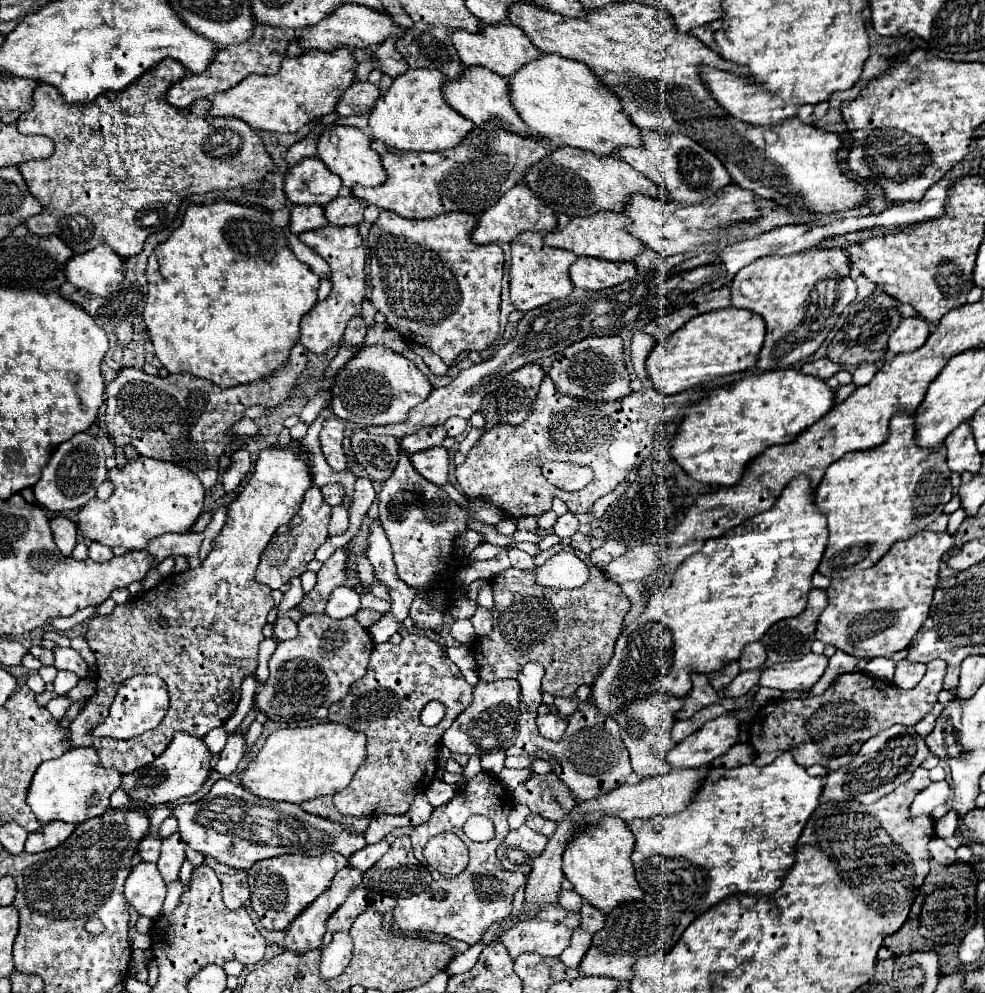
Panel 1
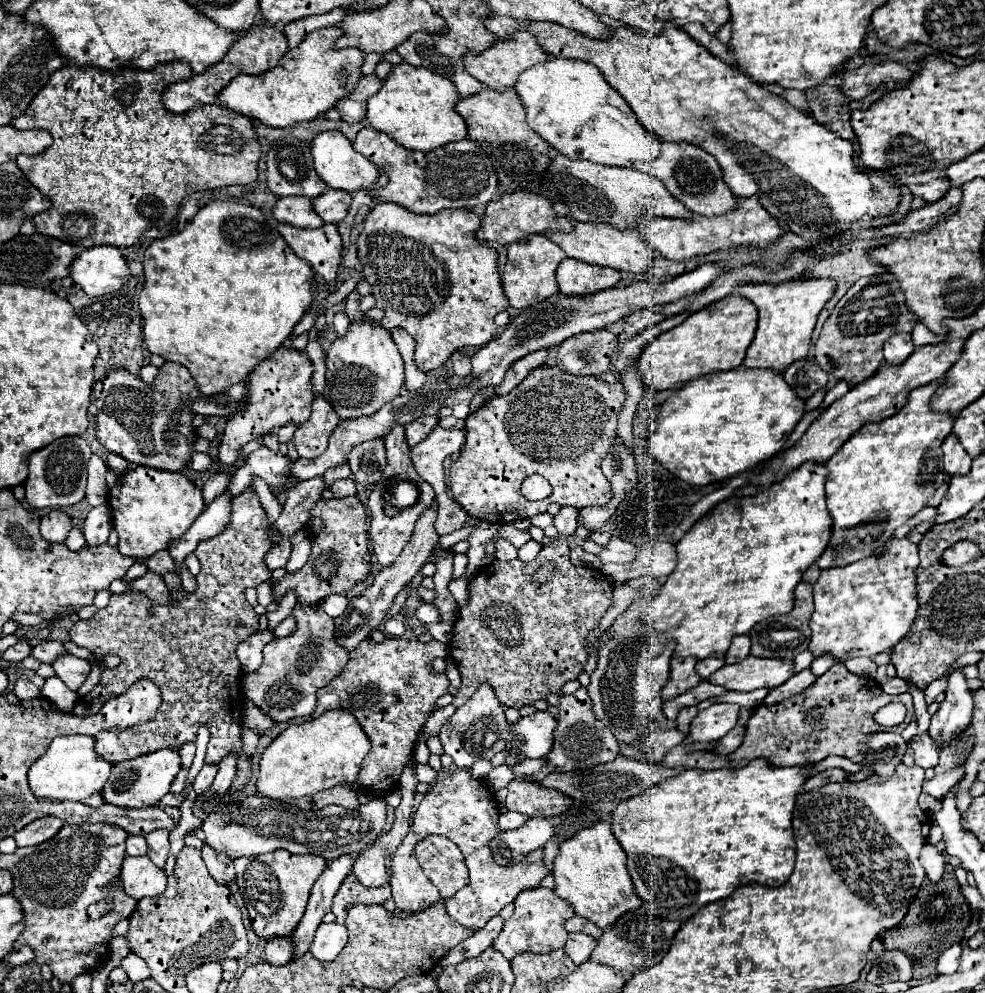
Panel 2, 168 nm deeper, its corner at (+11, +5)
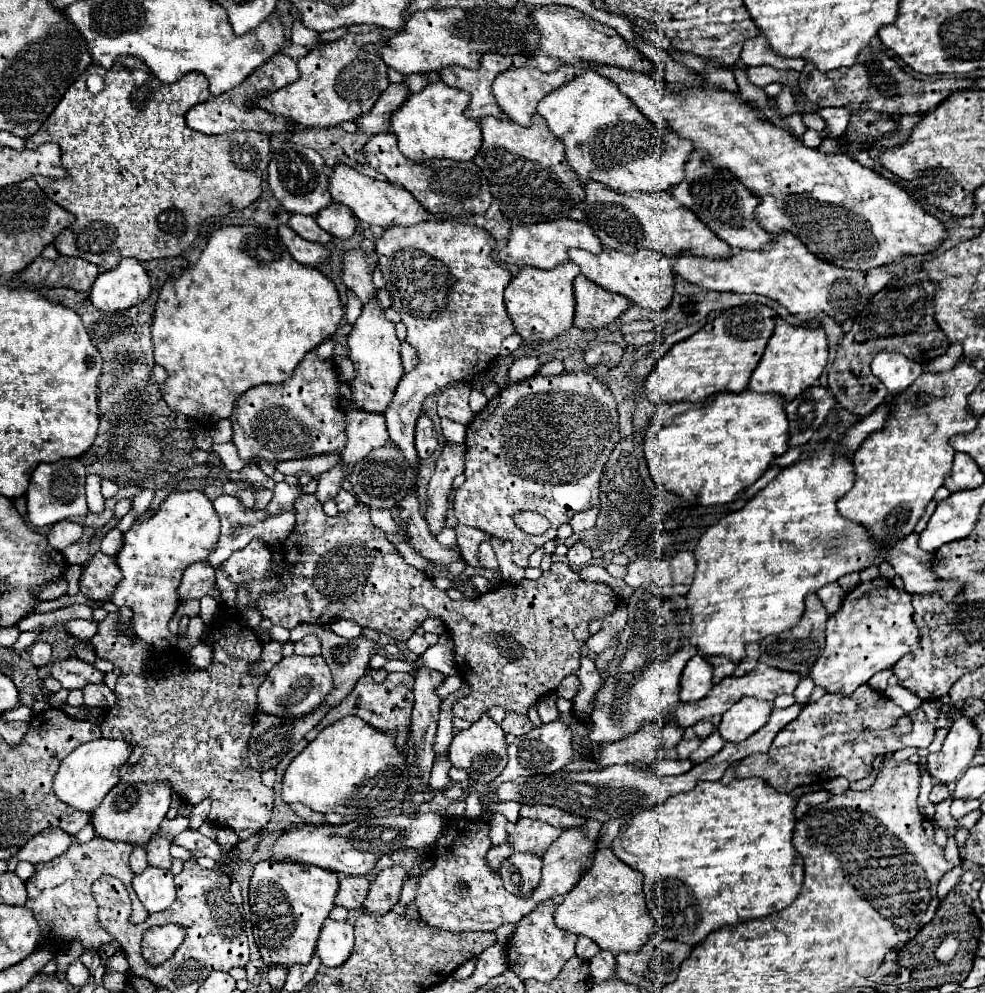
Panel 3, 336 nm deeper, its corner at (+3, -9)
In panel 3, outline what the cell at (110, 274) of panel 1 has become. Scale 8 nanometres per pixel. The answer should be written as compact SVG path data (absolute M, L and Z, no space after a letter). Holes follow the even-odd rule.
M122 259L116 269L98 275L90 291L90 301L102 311L122 311L142 303L150 289L150 277L142 263L136 259Z

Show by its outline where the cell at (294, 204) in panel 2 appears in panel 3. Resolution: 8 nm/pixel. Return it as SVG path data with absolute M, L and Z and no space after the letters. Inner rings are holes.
M292 215L288 225L302 237L302 239L308 239L308 241L314 241L314 243L320 243L320 245L326 245L332 237L318 227L316 219L310 217L310 215Z

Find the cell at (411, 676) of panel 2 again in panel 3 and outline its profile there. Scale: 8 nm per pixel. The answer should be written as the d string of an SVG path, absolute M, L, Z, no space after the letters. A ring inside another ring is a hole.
M390 673L386 677L384 683L374 683L368 675L360 677L356 687L352 689L352 693L334 709L328 711L328 715L306 735L306 741L312 741L316 739L316 735L336 723L338 719L346 717L346 715L358 715L360 719L364 719L366 723L370 723L372 727L380 729L380 731L390 731L396 735L396 743L398 743L398 749L404 751L406 747L406 739L408 739L408 725L410 725L410 715L412 715L412 707L414 707L414 693L412 693L412 687L414 687L414 675L412 673Z

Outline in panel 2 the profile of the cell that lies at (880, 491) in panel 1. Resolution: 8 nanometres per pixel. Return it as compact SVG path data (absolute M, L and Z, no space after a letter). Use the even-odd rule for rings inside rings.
M936 381L910 391L908 403L894 413L892 417L884 419L882 423L870 423L858 433L854 433L830 461L826 461L826 503L828 513L832 517L832 535L830 545L824 549L822 557L816 561L820 569L830 567L844 567L858 559L870 557L892 533L912 519L918 511L926 507L926 501L934 495L934 491L944 483L944 469L942 469L942 441L952 431L954 415L936 415L930 411L930 397Z

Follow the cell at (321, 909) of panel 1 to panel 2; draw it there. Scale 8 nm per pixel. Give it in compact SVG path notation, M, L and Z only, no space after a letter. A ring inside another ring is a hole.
M272 937L266 943L266 959L274 965L284 965L294 959L294 941L290 937Z

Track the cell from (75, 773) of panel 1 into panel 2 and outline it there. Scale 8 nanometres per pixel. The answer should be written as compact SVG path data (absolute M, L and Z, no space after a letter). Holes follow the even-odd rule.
M64 735L50 743L48 751L34 761L28 771L28 783L38 799L52 801L84 801L92 793L100 791L110 777L112 765L106 763L94 751L94 737L88 735Z

